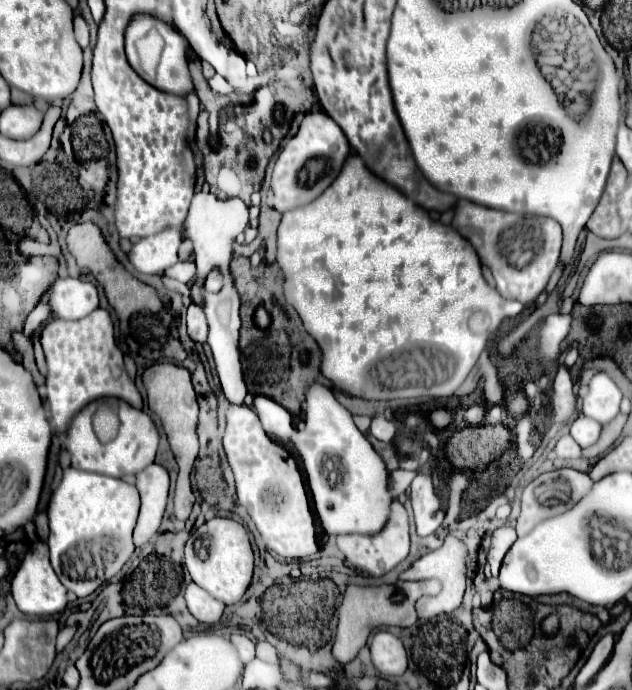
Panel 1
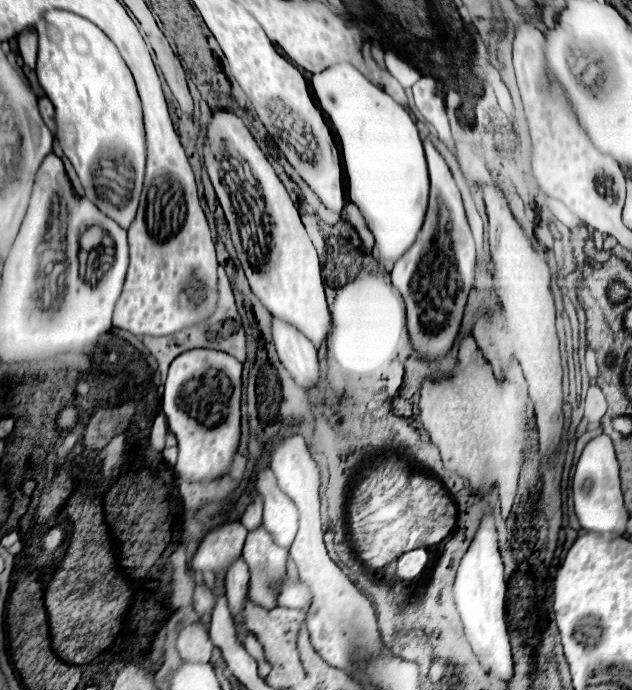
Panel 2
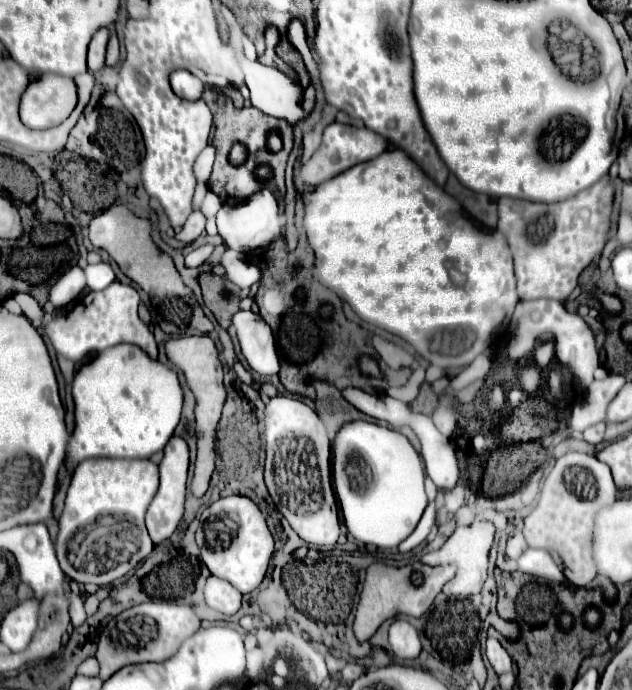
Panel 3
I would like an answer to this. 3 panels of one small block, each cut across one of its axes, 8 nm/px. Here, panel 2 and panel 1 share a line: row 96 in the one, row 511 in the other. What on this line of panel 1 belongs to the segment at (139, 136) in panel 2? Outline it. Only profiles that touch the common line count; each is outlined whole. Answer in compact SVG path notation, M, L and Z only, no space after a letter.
M76 468L64 470L62 482L52 492L52 498L48 504L48 518L50 518L48 546L50 546L52 568L56 570L60 582L70 592L74 592L78 598L88 596L100 584L108 582L126 564L126 560L134 552L132 530L136 526L138 510L140 510L140 496L138 496L134 484L128 484L128 482L112 478L112 476L104 476L104 474L76 470Z

